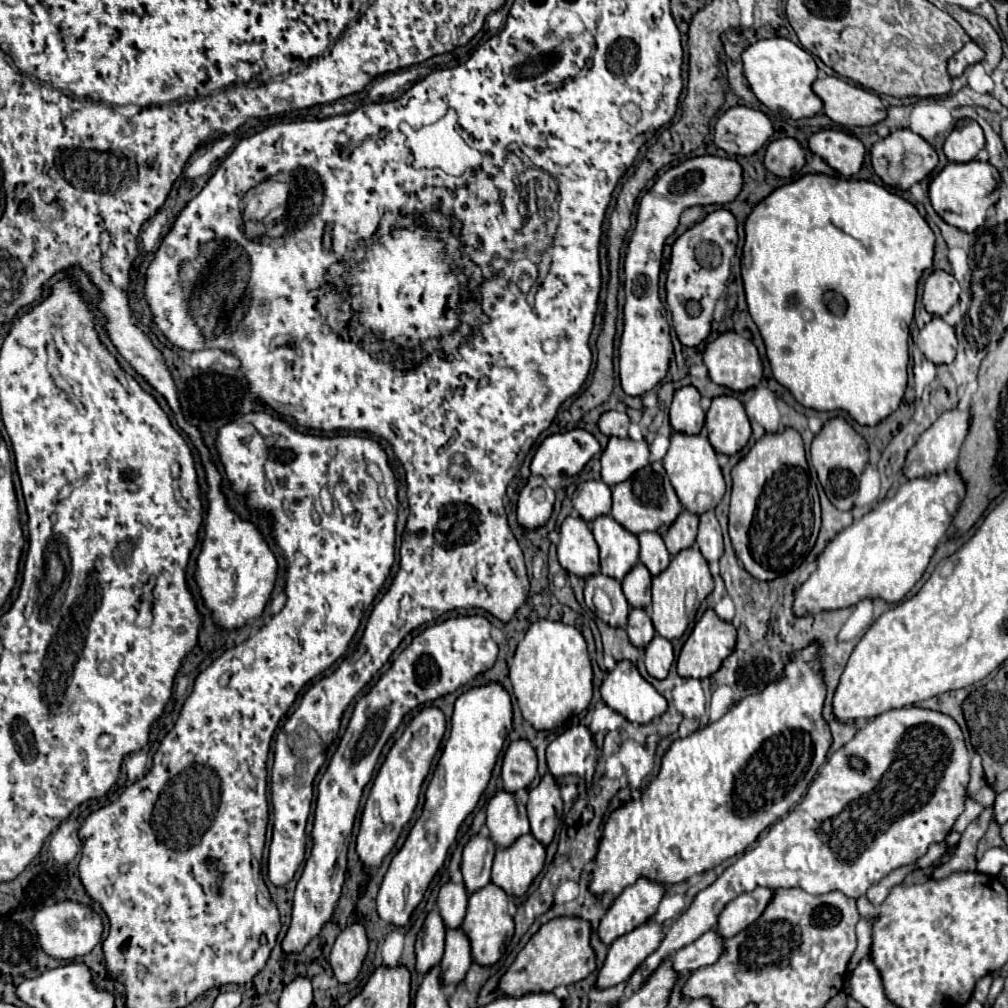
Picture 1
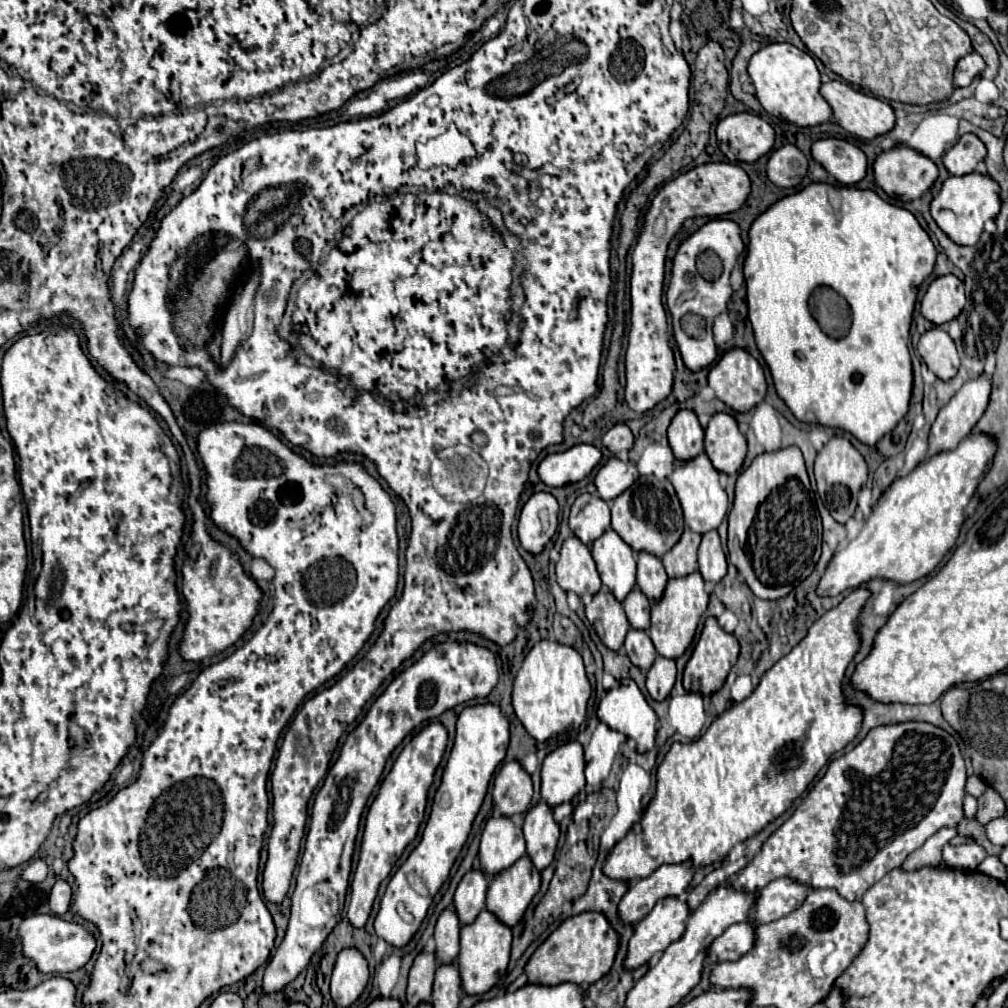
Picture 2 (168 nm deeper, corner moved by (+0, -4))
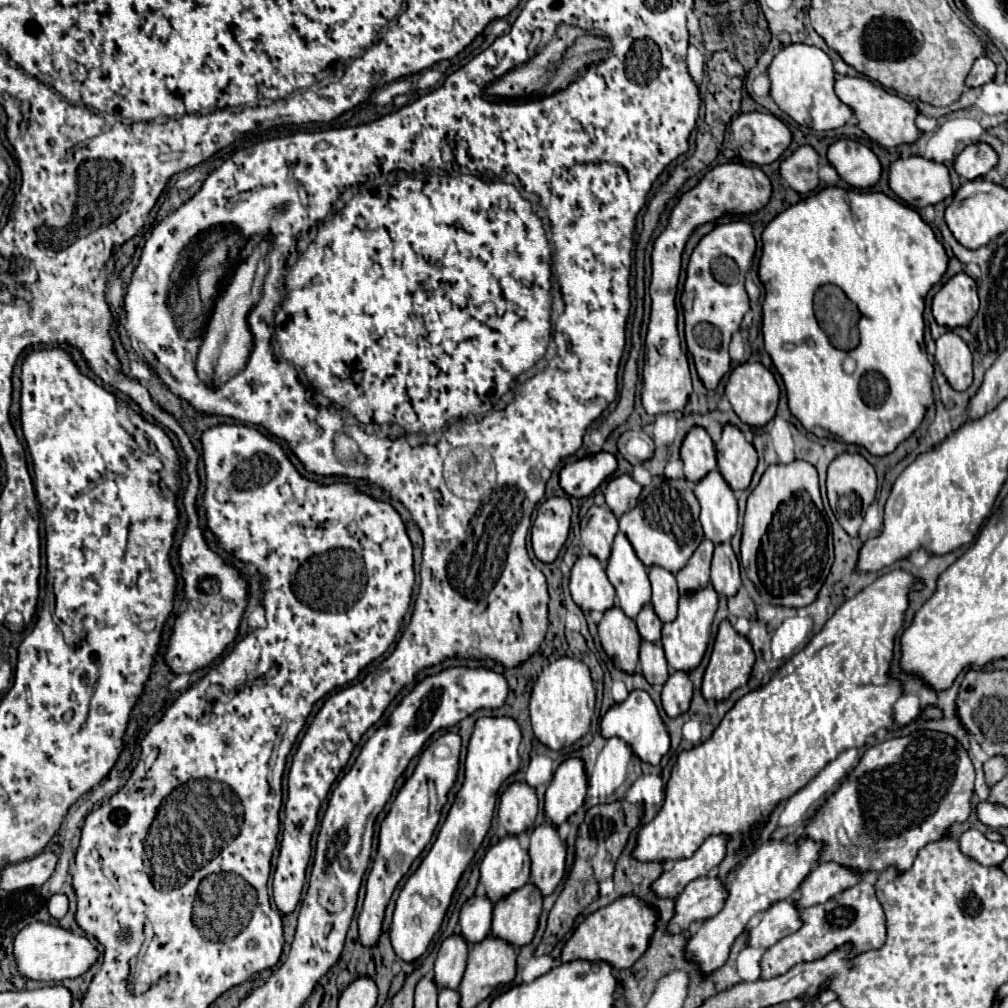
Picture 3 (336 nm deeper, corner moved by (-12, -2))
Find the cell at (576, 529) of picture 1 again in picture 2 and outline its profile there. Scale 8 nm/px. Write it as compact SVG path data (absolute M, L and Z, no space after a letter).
M574 535L562 545L560 559L556 563L556 579L562 591L574 591L578 597L596 595L602 587L590 549Z

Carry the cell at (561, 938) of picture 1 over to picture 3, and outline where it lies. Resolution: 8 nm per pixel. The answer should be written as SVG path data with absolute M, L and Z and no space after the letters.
M620 897L612 905L606 905L592 915L588 915L572 933L572 937L566 941L560 961L604 961L612 969L628 969L636 963L636 959L646 951L648 939L654 933L654 921L656 911L648 909L646 905L640 905L636 897Z

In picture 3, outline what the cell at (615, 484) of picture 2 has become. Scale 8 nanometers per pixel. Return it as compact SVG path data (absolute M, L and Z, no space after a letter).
M620 475L608 481L606 487L606 505L620 517L622 513L626 513L628 509L632 509L632 505L636 505L636 499L640 495L642 487L628 475Z

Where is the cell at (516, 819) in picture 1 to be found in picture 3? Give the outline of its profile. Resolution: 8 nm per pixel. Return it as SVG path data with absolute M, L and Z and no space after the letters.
M506 835L490 847L480 865L480 881L492 903L530 881L530 855L516 835Z

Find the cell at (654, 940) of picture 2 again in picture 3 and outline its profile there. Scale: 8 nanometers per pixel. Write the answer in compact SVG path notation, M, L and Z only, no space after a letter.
M714 873L690 881L676 897L674 915L668 923L668 933L688 933L694 921L714 917L722 909L724 897L726 891L722 887L722 881Z

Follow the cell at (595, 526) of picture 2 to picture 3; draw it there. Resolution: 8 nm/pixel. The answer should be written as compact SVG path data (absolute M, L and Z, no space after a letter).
M592 505L580 521L582 543L602 563L610 557L612 539L618 533L618 517L606 505Z

